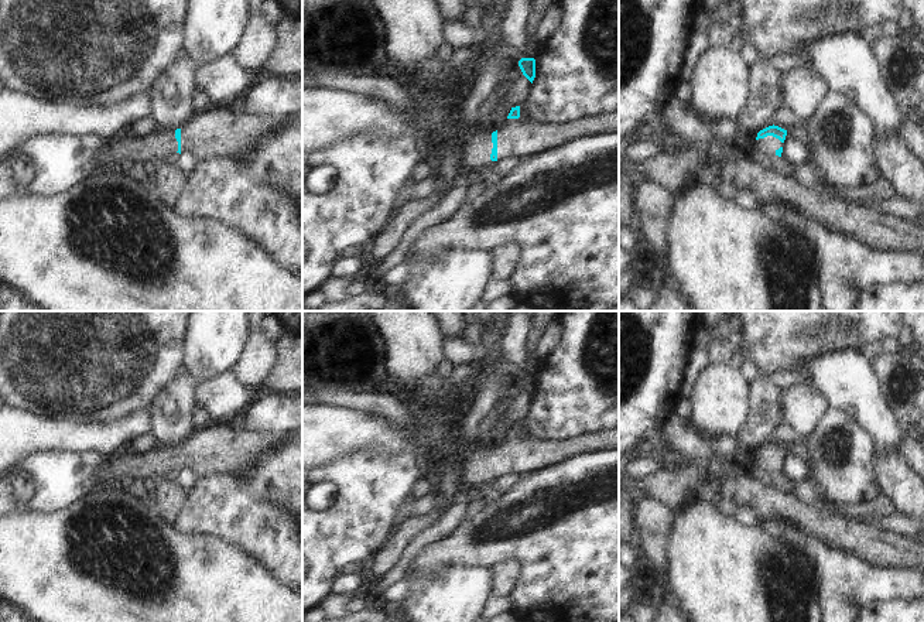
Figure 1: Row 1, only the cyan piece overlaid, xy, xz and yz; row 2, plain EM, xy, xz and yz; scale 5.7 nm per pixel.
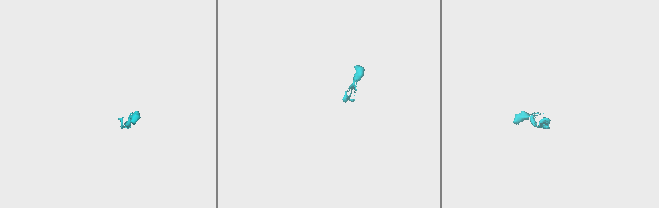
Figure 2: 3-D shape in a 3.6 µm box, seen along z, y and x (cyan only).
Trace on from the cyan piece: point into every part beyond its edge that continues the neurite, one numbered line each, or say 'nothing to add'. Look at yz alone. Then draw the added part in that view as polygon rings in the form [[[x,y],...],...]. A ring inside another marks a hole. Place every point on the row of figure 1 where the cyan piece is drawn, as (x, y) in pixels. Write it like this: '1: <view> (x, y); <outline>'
1: yz (769, 144); [[[767,136],[764,139],[756,140],[756,148],[762,153],[764,153],[770,158],[778,157],[776,151],[783,147],[784,143],[781,143],[778,139],[773,136]]]

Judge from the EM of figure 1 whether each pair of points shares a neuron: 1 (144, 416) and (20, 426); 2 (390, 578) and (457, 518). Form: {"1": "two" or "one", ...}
{"1": "one", "2": "one"}

